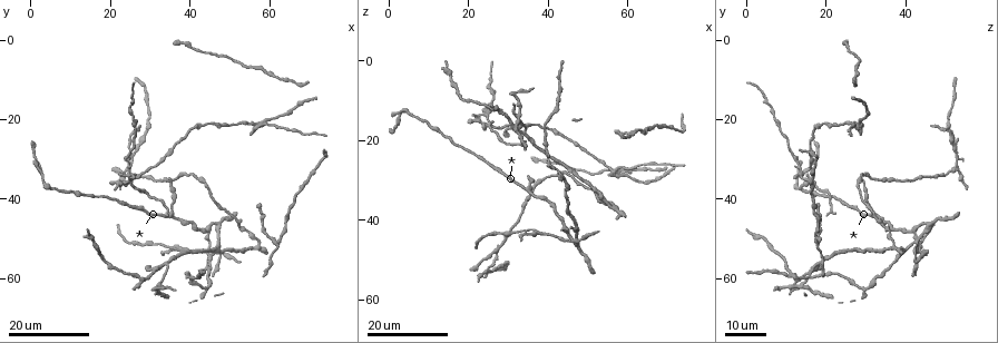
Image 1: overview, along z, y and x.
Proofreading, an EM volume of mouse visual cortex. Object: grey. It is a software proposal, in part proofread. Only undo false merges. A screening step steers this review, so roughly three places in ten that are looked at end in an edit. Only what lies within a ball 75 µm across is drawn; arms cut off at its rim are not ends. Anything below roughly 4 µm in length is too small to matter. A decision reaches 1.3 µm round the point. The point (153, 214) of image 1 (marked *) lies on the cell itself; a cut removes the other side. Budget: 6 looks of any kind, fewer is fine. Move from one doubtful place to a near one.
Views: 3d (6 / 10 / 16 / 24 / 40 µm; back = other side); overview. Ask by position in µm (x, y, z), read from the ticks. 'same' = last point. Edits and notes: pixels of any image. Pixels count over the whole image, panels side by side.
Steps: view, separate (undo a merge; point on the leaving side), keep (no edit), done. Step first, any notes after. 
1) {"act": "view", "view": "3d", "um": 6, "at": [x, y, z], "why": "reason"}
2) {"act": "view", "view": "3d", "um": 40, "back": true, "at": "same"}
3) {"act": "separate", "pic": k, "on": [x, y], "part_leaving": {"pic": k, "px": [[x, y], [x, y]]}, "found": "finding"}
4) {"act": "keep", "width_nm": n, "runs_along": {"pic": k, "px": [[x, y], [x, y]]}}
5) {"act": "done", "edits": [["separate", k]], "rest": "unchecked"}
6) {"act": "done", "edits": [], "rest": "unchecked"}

{"act": "view", "view": "3d", "um": 16, "at": [25.0, 35.5, 15.0], "why": "thin arm on a thick one"}

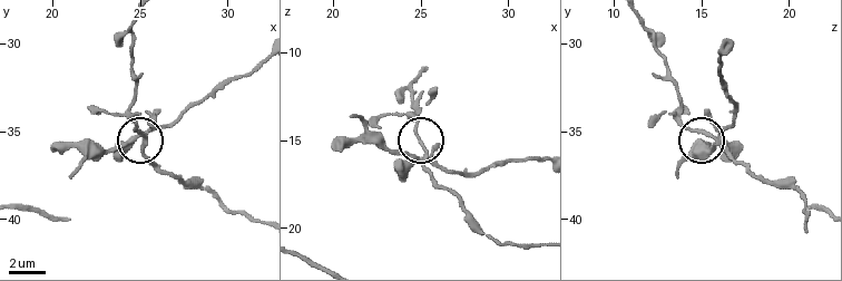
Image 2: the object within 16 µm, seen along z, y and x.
{"act": "view", "view": "3d", "um": 10, "at": [25.3, 35.3, 15.5], "why": "closer look"}

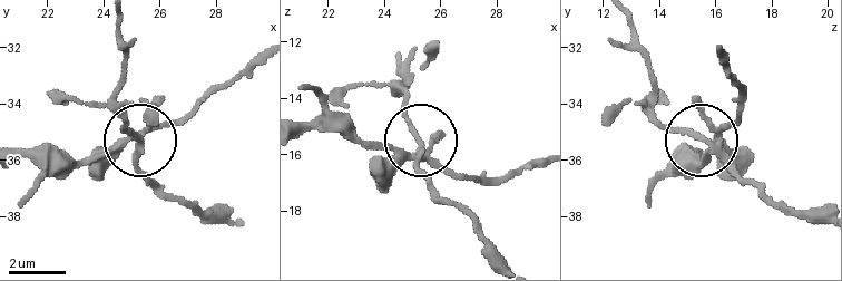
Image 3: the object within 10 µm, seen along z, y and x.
{"act": "separate", "pic": 3, "on": [154, 99], "arms": 5, "part_leaving": {"pic": 3, "px": [[145, 134], [126, 128], [116, 97], [123, 69], [116, 19]]}, "found": "two cells meet here"}

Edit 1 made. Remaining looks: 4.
{"act": "view", "view": "3d", "um": 16, "at": [56.5, 22.5, 27.5], "why": "a fork"}

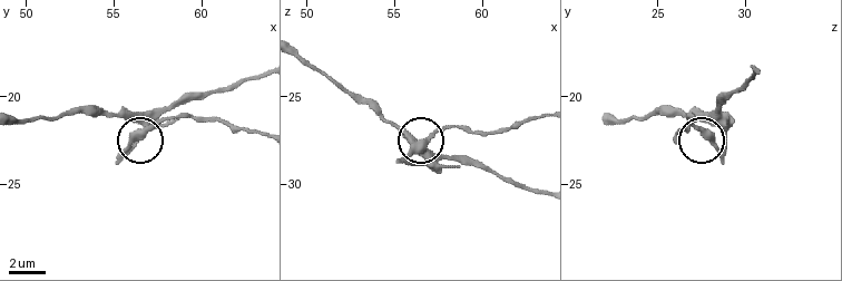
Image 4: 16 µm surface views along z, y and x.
{"act": "view", "view": "3d", "um": 10, "at": [56.6, 22.0, 27.7]}

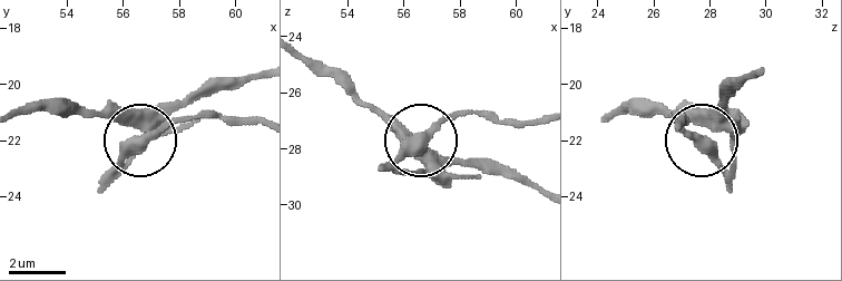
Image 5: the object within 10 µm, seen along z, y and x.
{"act": "separate", "pic": 5, "on": [123, 149], "arms": 3, "part_leaving": {"pic": 5, "px": [[150, 128], [119, 164], [186, 119], [257, 119]]}, "found": "a second cell is stuck on"}

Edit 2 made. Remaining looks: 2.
{"act": "view", "view": "3d", "um": 24, "at": [44.5, 47.5, 43.0], "why": "three arms meet"}

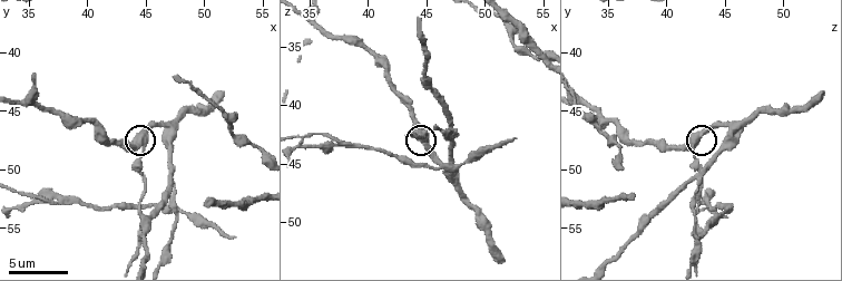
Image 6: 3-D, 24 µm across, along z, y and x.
{"act": "view", "view": "3d", "um": 10, "at": [45.0, 47.6, 42.2]}

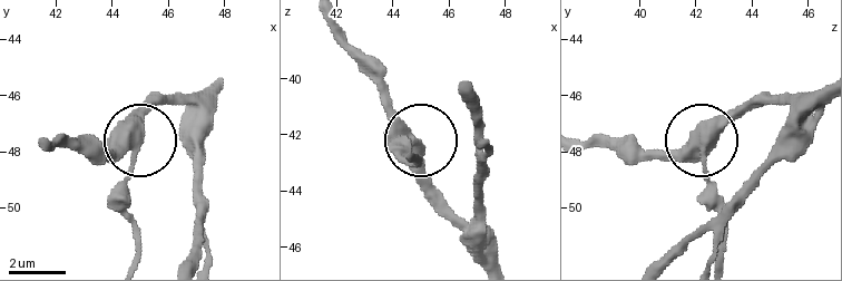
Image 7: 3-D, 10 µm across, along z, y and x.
{"act": "keep", "side_arm_um": 13, "arms": 3, "found": "one cell here"}

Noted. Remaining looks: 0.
{"act": "done", "edits": [["separate", 3], ["separate", 5]], "rest": "unchecked"}

